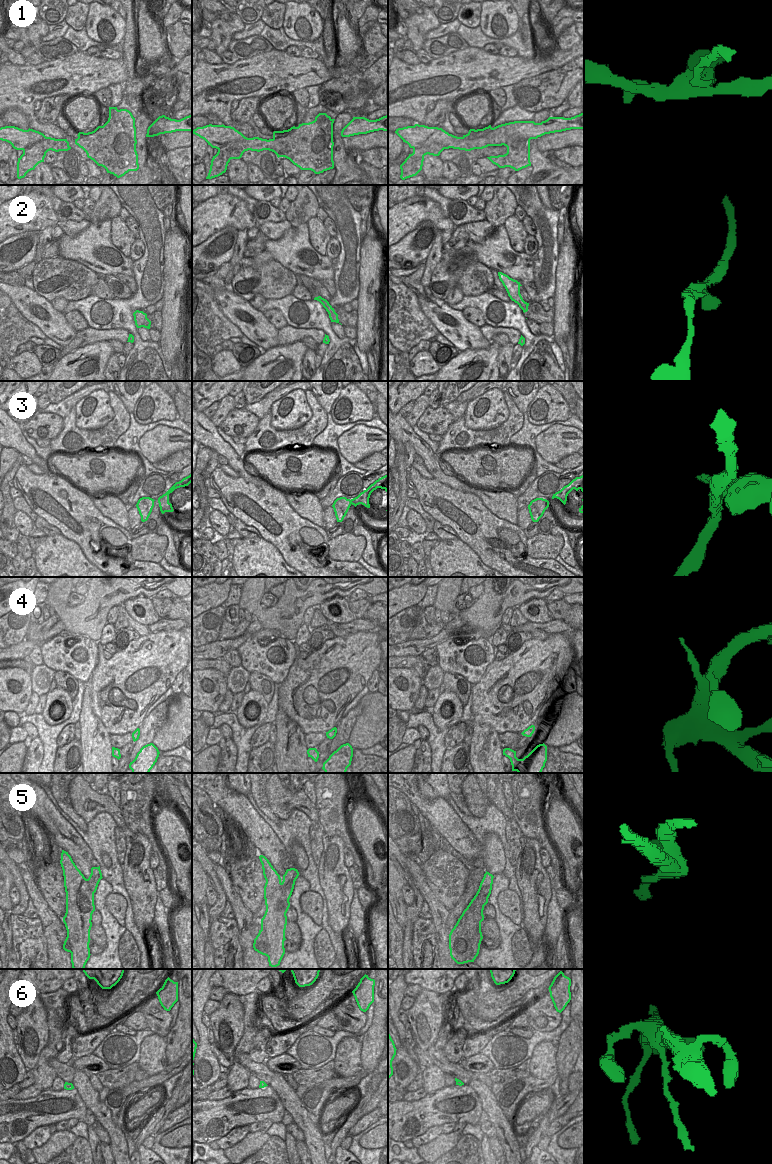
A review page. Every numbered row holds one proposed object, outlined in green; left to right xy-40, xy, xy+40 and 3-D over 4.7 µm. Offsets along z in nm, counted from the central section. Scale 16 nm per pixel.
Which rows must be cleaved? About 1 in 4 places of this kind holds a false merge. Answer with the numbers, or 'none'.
1, 3, 5, 6

